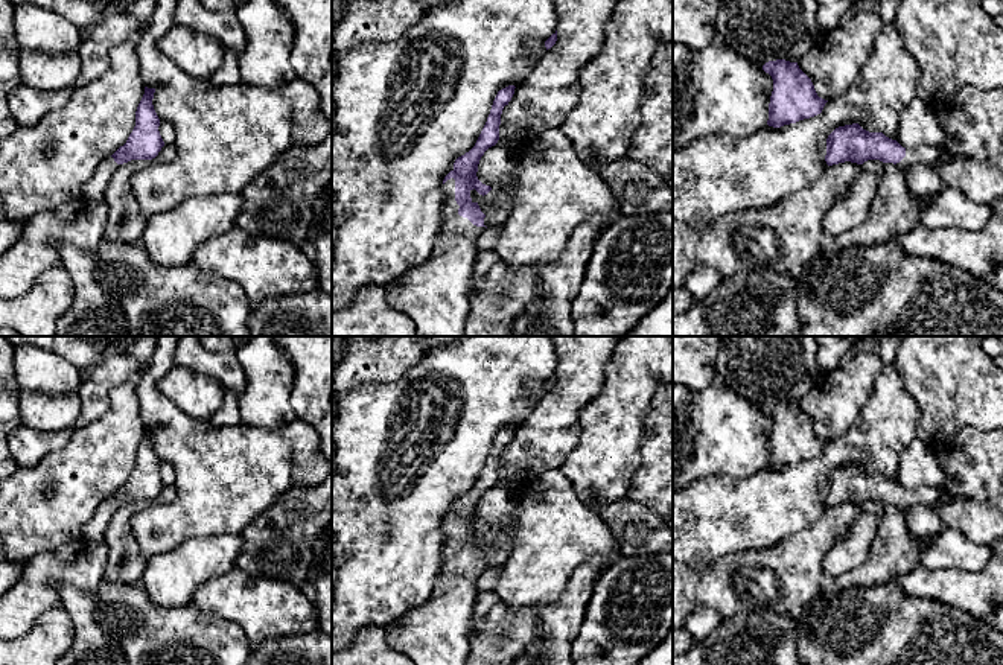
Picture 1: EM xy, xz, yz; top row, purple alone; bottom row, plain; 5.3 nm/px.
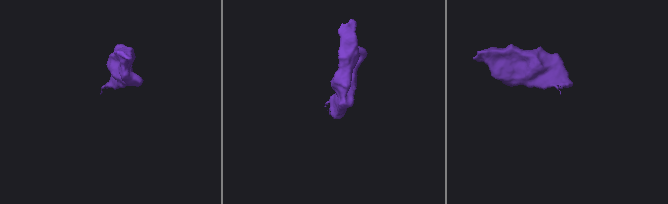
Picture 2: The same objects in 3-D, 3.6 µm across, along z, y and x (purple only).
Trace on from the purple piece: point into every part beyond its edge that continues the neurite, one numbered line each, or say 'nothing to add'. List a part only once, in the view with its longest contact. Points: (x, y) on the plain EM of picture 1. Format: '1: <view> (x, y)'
1: xz (436, 633)

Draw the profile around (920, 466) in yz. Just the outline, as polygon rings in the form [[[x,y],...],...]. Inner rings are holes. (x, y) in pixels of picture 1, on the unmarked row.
[[[916,438],[904,449],[898,467],[898,484],[903,488],[944,487],[945,481],[945,472],[928,444]]]

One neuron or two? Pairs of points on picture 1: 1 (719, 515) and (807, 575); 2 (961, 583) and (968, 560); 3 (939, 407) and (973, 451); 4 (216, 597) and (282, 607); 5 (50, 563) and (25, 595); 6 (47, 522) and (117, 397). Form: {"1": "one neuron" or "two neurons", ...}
{"1": "two neurons", "2": "two neurons", "3": "two neurons", "4": "one neuron", "5": "one neuron", "6": "one neuron"}

